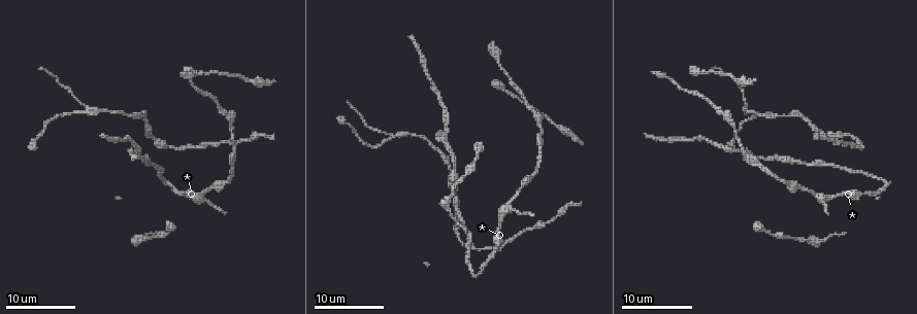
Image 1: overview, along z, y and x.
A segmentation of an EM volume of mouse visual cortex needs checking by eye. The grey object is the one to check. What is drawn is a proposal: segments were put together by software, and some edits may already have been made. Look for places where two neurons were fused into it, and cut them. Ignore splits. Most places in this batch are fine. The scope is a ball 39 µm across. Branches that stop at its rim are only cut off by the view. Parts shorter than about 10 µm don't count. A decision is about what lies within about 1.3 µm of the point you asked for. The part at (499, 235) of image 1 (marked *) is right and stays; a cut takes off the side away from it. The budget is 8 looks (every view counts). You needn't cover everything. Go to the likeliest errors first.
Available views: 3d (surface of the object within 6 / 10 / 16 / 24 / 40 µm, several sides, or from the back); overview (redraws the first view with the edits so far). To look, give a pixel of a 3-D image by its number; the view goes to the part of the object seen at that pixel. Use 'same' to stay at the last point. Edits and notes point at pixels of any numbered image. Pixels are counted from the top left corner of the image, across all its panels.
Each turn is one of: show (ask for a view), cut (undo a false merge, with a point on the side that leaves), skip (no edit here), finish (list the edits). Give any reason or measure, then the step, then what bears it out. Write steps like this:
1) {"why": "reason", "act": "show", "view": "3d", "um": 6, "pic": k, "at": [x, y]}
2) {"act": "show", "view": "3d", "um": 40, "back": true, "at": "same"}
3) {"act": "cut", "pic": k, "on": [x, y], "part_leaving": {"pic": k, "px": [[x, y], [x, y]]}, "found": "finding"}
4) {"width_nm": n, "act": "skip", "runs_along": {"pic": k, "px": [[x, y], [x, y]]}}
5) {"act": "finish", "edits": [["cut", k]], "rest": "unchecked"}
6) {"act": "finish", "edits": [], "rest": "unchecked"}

{"act": "show", "view": "3d", "um": 24, "pic": 1, "at": [816, 195]}

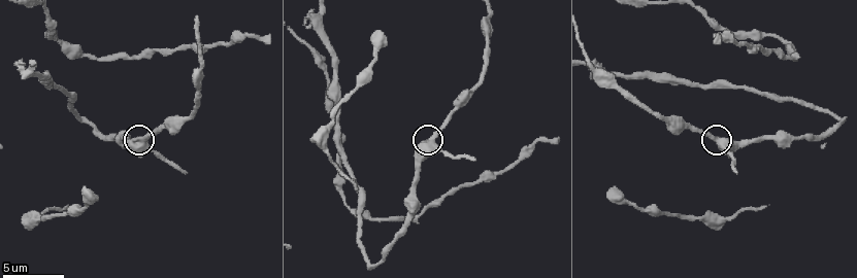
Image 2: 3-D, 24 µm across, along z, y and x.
{"act": "show", "view": "3d", "um": 10, "pic": 2, "at": [719, 138]}

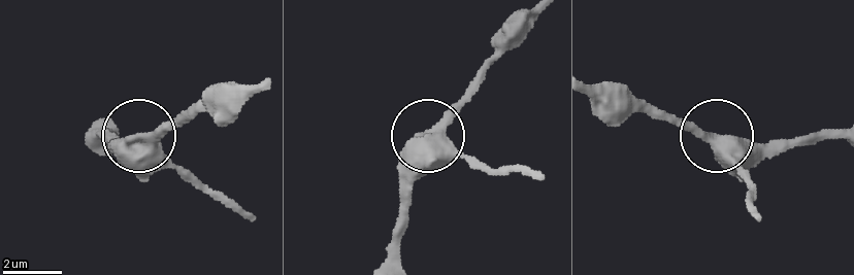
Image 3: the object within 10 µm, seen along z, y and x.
{"act": "skip", "found": "all the same neuron"}

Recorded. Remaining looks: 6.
{"why": "side arm on a straight run", "act": "show", "view": "3d", "um": 24, "pic": 1, "at": [85, 111]}

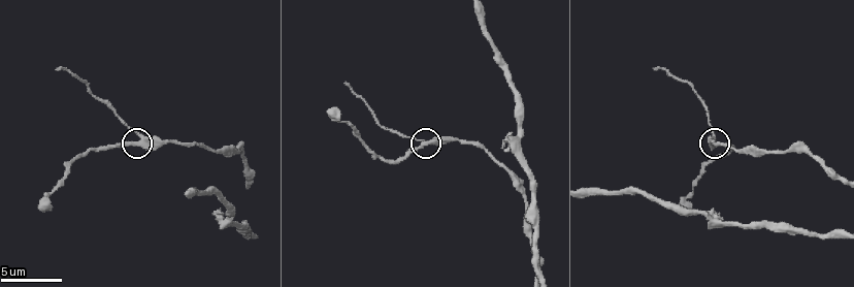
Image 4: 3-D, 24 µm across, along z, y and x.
{"act": "show", "view": "3d", "um": 10, "pic": 4, "at": [137, 144]}

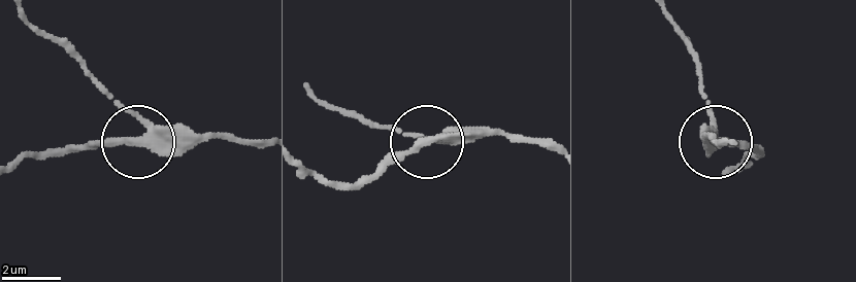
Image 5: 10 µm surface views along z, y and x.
{"act": "skip", "runs_along": {"pic": 5, "px": [[261, 146], [238, 139], [98, 139], [71, 146]]}, "found": "continuous, no second neuron"}

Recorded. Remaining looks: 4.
{"why": "thick turns thin", "act": "show", "view": "3d", "um": 10, "pic": 4, "at": [744, 149]}

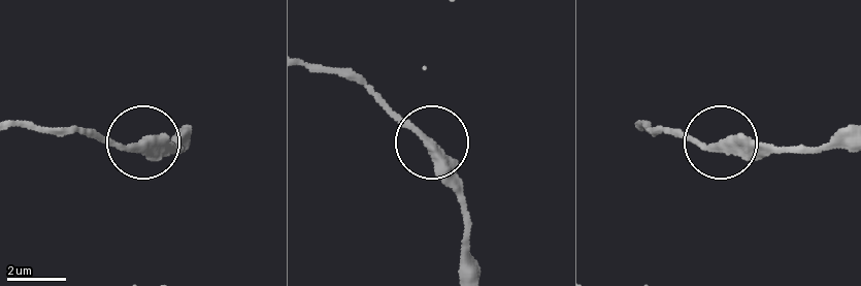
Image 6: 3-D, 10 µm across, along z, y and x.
{"act": "skip", "found": "continuous, no second neuron"}

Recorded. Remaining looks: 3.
{"why": "sudden change in width", "act": "show", "view": "3d", "um": 10, "pic": 2, "at": [489, 15]}

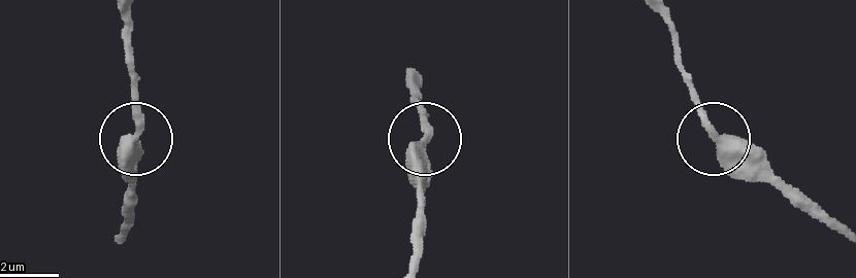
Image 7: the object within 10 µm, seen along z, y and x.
{"why": "other side", "act": "show", "view": "3d", "um": 10, "back": true, "pic": 7, "at": [135, 134]}

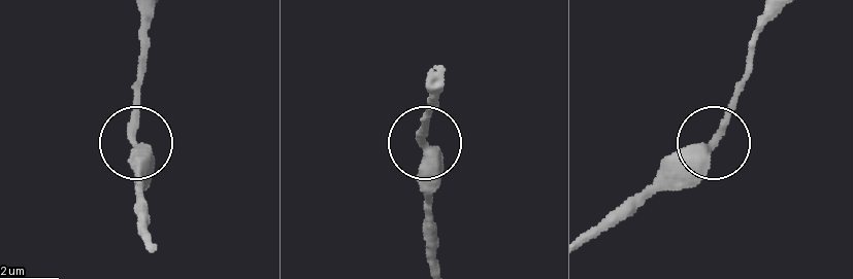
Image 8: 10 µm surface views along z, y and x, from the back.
{"width_nm": 380, "act": "skip", "found": "all the same neuron"}

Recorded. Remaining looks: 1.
{"act": "finish", "edits": [], "rest": "unchecked"}

